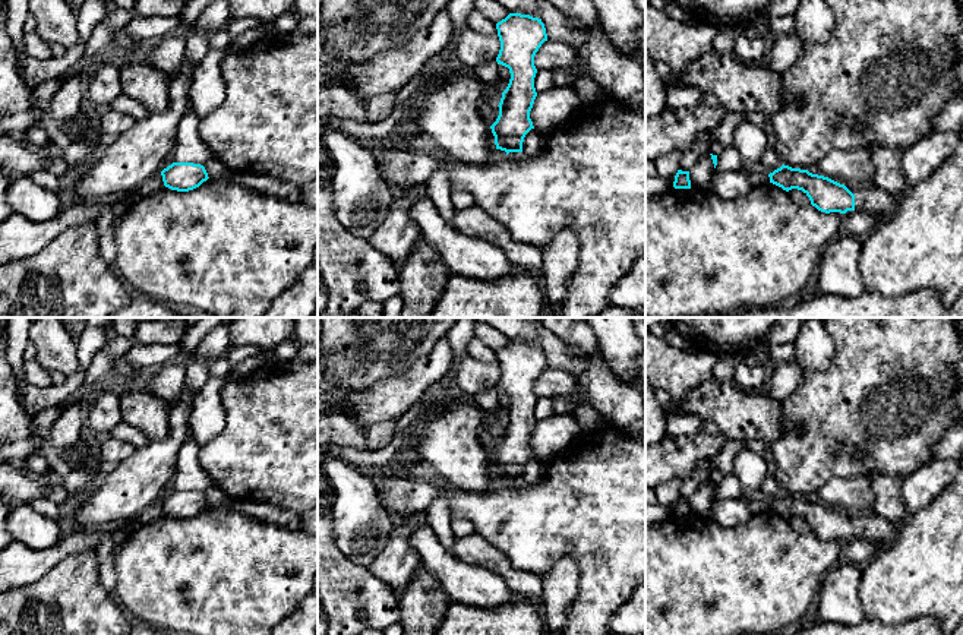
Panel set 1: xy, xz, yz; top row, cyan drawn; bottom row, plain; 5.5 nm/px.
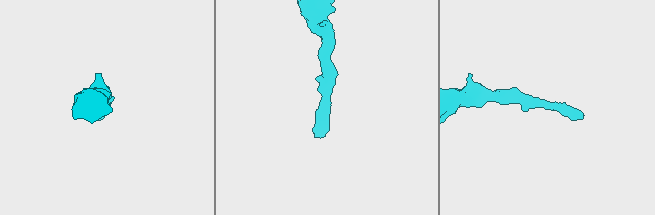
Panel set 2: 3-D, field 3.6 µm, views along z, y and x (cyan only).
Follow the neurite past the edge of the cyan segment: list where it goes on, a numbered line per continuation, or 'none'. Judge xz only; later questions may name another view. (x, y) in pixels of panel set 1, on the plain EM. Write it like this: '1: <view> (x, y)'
none

